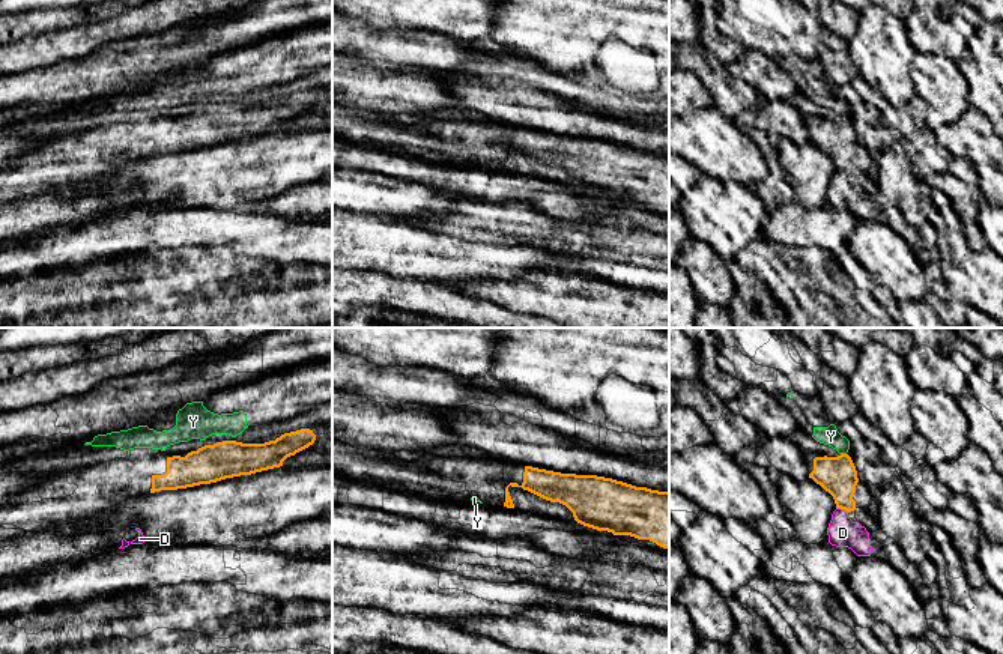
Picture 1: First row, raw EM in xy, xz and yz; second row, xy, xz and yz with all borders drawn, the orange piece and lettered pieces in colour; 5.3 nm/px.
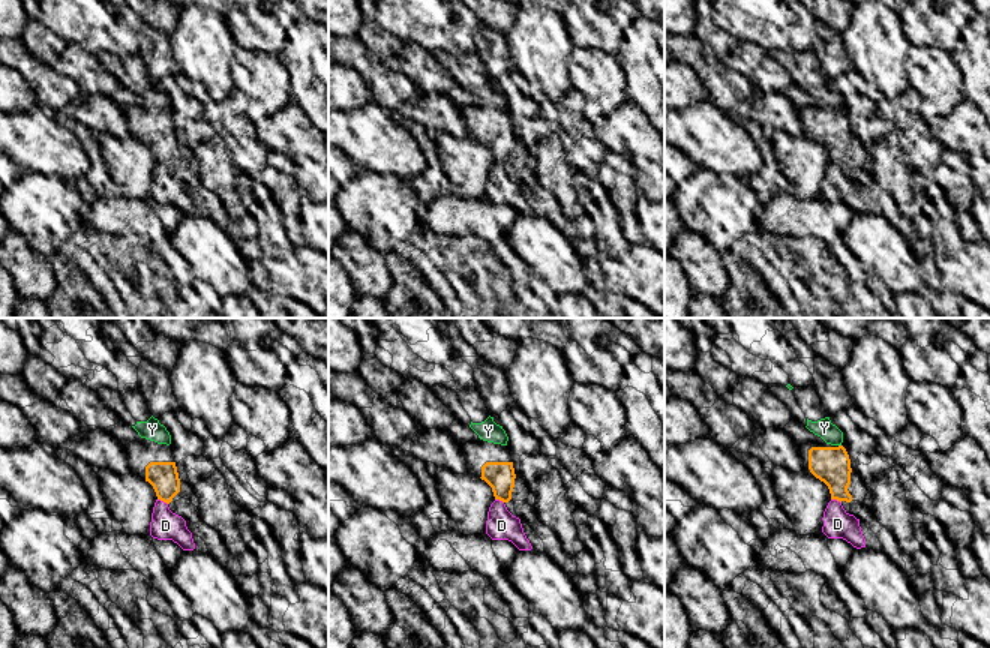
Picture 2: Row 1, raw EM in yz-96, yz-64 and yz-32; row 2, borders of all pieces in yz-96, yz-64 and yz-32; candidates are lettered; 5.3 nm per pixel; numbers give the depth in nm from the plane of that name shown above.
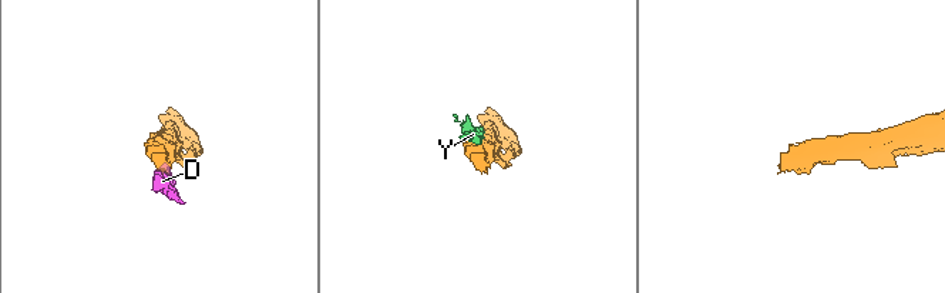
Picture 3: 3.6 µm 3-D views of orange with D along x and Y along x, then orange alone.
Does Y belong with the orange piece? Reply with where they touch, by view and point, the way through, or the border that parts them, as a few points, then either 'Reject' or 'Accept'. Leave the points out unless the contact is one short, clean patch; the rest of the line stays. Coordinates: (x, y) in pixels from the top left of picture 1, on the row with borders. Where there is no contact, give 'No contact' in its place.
Touches orange at yz (844, 454). Reject

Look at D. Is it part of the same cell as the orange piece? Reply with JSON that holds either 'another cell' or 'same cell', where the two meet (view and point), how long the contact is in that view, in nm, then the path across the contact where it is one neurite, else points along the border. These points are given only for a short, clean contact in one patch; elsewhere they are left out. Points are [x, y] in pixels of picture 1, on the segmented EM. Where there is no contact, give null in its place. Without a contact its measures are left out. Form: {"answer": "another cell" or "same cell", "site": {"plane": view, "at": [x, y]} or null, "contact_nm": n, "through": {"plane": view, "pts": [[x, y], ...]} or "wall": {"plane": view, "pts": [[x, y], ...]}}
{"answer": "another cell", "site": {"plane": "yz", "at": [842, 508]}, "contact_nm": 70, "wall": {"plane": "yz", "pts": [[836, 507], [847, 513]]}}

